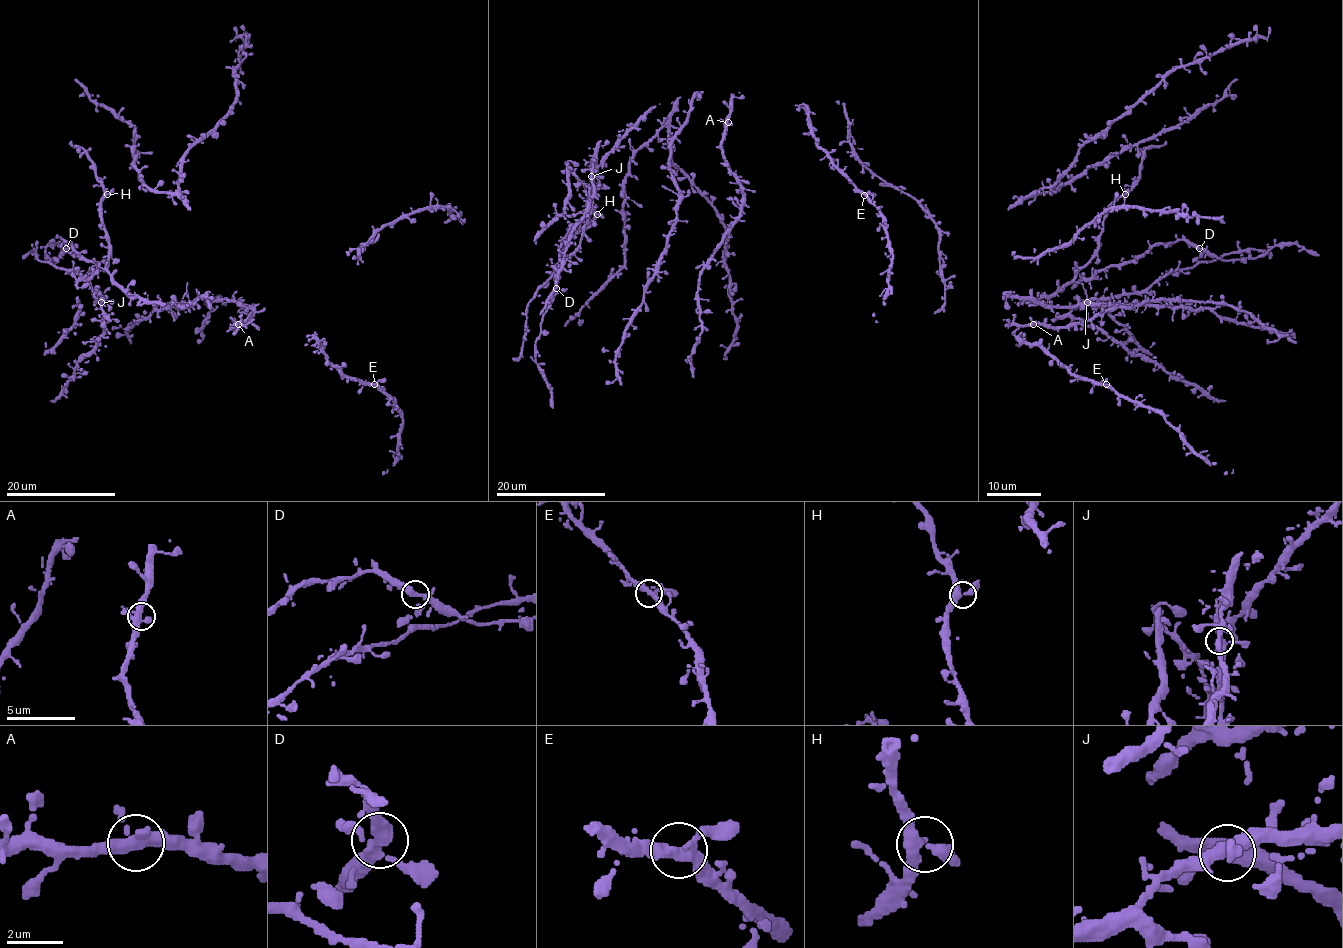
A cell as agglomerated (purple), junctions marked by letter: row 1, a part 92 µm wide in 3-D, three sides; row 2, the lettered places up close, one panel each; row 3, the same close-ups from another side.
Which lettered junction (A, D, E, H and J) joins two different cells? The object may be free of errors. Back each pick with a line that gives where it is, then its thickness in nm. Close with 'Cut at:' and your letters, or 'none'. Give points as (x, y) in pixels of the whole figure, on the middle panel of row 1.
Cut at: none

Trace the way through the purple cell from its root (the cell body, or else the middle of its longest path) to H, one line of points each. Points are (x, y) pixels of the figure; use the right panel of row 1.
H: (1050, 295), (1069, 283), (1091, 258), (1097, 249), (1097, 237), (1107, 208), (1125, 194)

